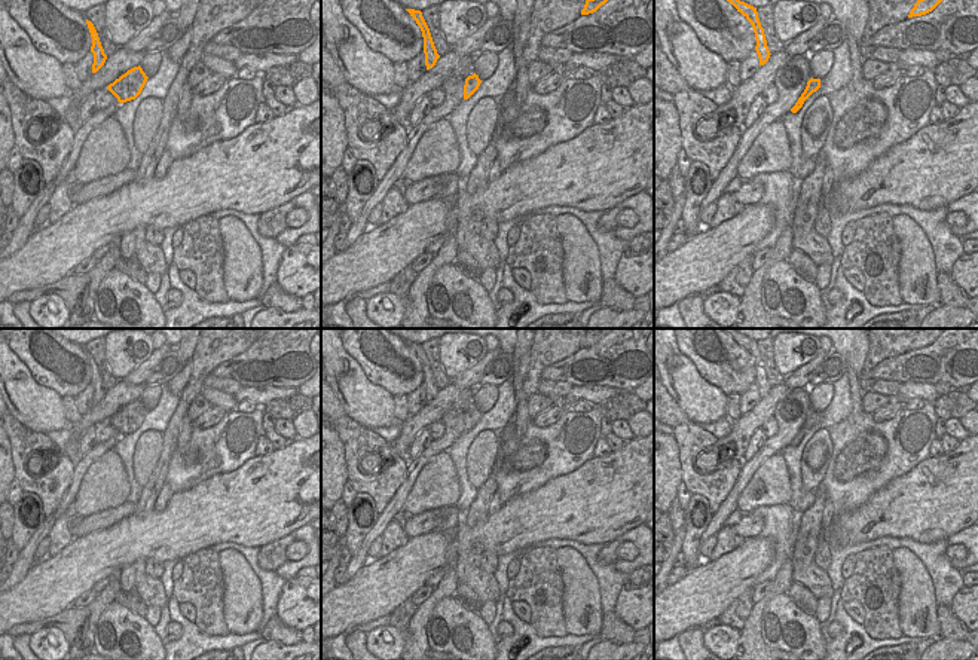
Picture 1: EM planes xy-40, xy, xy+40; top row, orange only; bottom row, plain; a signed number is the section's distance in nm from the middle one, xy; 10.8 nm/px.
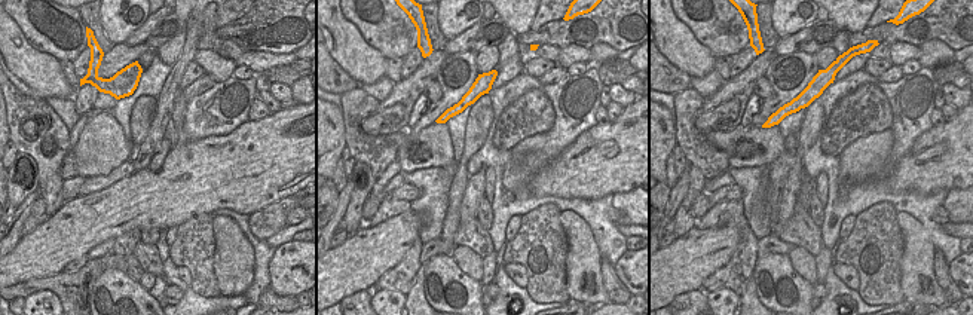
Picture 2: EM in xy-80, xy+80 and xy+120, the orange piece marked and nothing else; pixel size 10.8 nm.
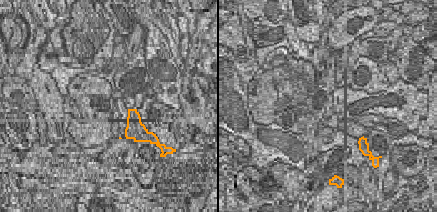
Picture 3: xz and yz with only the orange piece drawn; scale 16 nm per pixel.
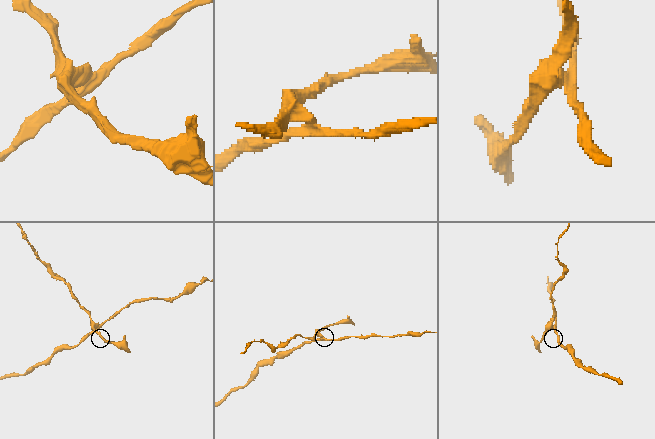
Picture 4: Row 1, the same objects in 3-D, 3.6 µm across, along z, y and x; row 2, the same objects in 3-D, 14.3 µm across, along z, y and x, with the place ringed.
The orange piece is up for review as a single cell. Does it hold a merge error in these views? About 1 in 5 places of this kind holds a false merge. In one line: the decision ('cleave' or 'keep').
cleave

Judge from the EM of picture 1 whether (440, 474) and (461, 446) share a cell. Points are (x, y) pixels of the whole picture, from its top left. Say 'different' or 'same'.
different

